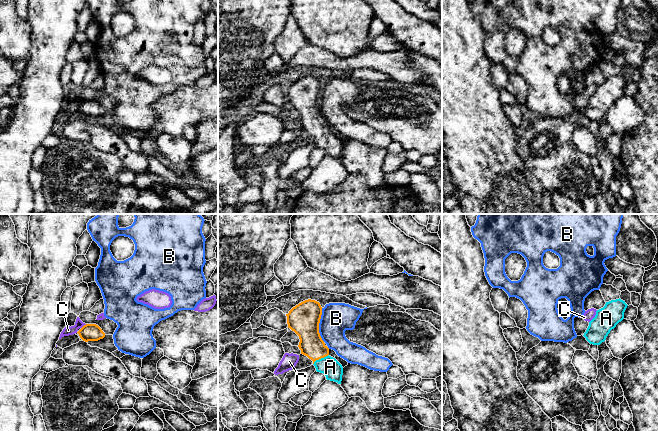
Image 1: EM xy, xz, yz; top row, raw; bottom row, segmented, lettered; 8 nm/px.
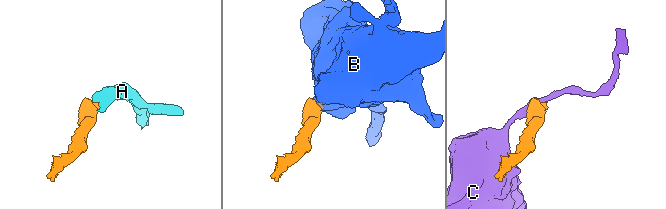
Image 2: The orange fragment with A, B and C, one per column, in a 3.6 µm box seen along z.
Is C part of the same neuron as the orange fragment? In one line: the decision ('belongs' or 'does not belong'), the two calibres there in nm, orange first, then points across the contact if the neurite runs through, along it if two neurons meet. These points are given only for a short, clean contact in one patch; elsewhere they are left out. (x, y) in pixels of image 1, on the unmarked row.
does not belong | 140/70 nm | along xy (86, 100), (81, 104)

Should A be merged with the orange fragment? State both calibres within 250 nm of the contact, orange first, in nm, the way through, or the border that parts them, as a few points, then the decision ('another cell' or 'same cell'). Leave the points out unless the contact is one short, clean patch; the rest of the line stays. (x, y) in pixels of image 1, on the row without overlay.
calibres 190 and 160 nm; way xz (311, 120), (319, 129), (320, 134), (330, 143); same cell

